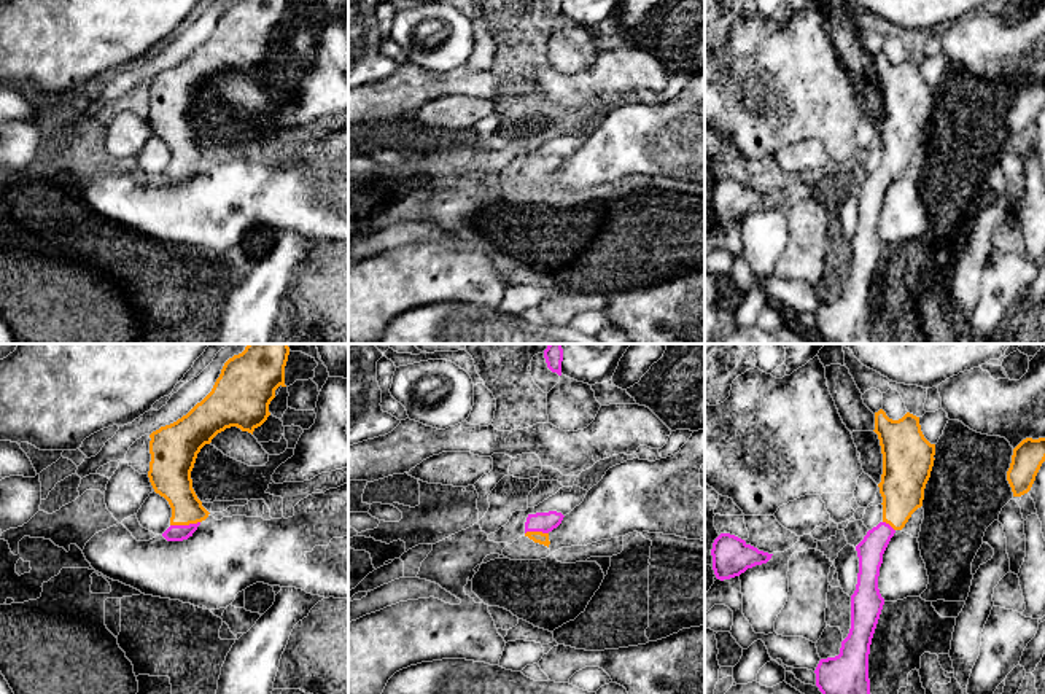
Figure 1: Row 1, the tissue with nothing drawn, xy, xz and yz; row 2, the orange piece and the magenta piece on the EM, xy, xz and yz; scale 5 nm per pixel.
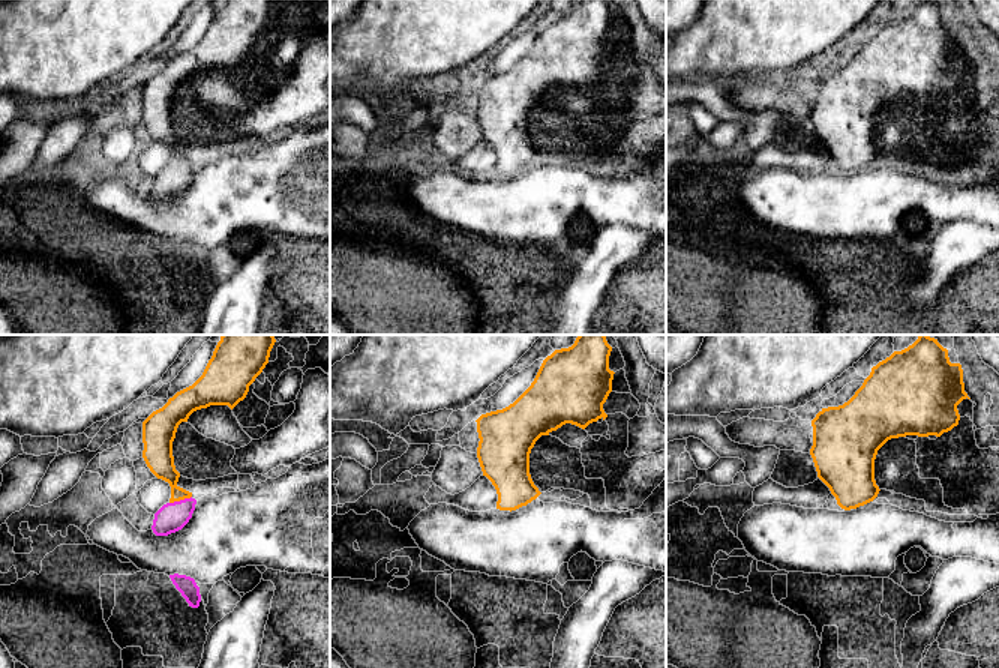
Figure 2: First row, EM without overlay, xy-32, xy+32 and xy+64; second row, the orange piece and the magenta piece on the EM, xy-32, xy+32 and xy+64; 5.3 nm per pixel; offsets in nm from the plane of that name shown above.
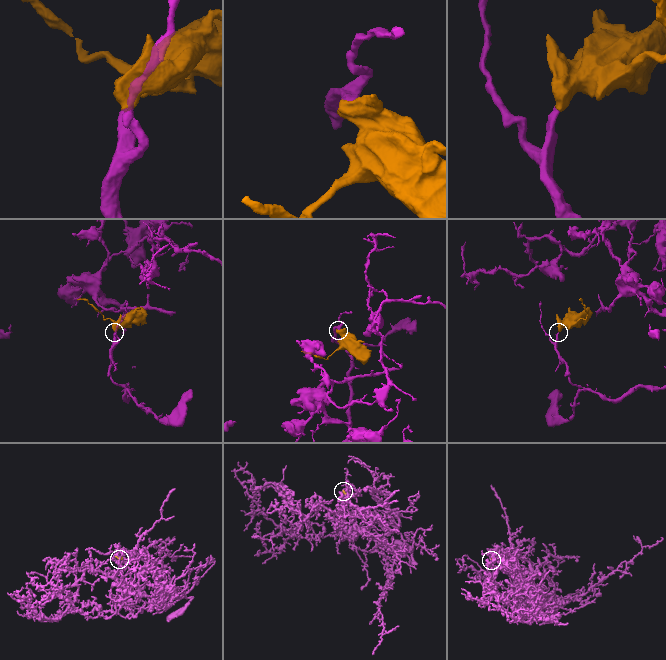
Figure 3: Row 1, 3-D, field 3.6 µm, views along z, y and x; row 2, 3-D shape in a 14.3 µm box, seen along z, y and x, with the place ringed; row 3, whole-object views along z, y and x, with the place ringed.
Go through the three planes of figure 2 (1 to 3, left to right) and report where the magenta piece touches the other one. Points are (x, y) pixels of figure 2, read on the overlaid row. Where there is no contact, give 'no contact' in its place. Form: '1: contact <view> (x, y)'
1: contact xy-32 (180, 499)
2: no contact
3: no contact

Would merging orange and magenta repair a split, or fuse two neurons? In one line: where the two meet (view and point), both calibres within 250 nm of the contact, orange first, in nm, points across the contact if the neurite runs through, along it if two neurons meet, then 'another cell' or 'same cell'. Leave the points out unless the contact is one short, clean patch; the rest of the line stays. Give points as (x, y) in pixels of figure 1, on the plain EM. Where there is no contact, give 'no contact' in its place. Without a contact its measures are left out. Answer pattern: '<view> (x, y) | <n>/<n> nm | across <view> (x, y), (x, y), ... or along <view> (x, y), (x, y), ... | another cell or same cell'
xy (185, 167) | 200/80 nm | across xy (170, 121), (185, 147), (185, 167), (174, 175) | same cell

